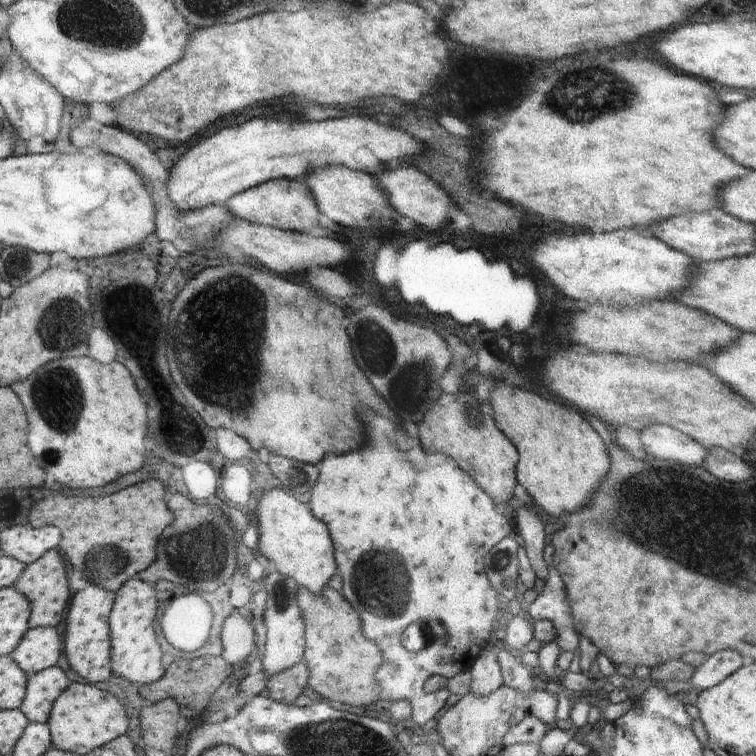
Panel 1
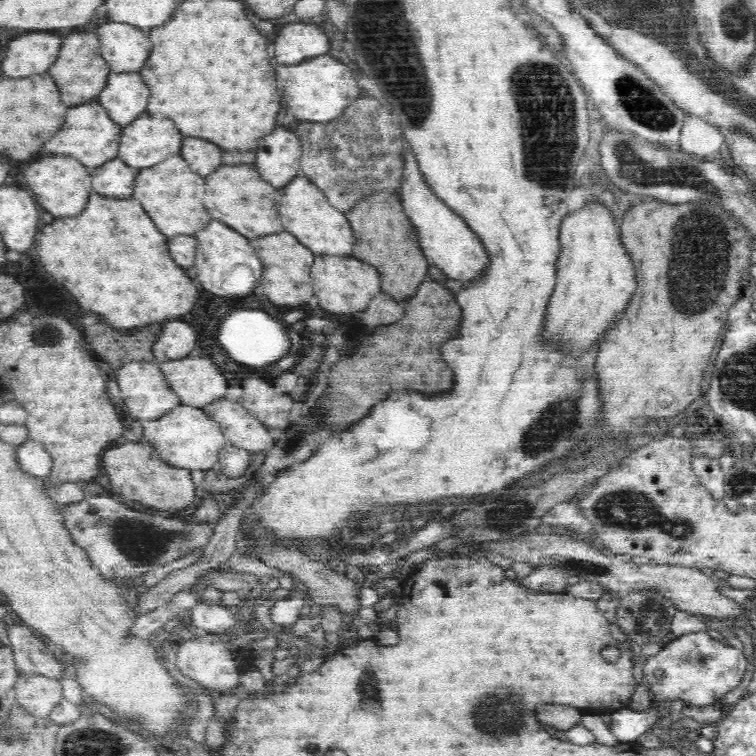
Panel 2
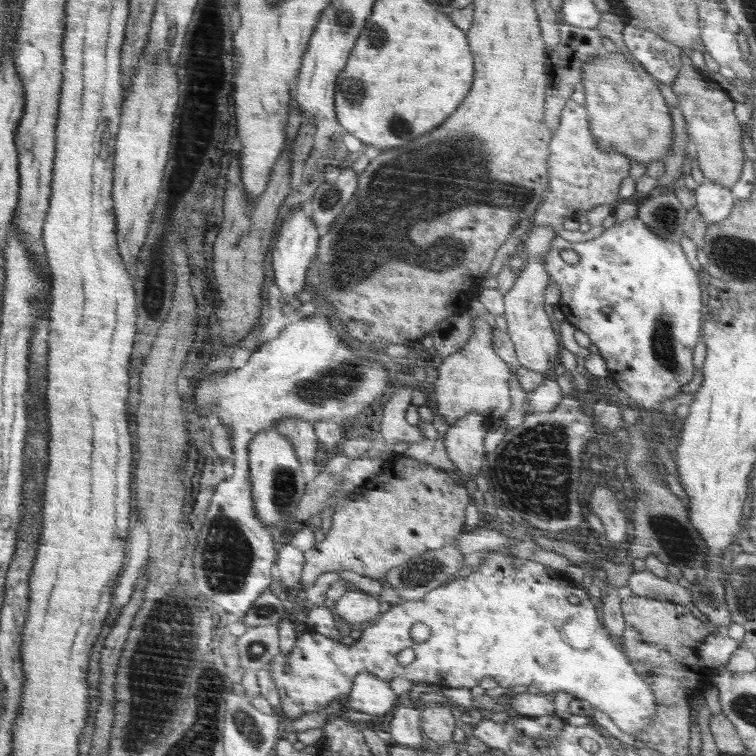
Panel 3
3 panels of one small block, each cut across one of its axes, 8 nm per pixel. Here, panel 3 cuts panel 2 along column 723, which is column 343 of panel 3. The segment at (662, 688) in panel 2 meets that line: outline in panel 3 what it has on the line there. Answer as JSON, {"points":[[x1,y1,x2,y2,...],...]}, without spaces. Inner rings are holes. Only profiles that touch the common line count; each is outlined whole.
{"points":[[504,547,504,549,494,549,484,557,482,563,479,564,470,575,458,578,453,577,451,580,446,581,441,587,428,592,420,601,408,601,392,605,388,611,380,614,372,623,364,625,362,627,360,639,356,639,356,643,352,645,346,645,340,641,332,640,332,638,328,638,328,636,324,636,324,634,320,634,311,629,300,634,300,636,296,637,296,643,294,643,294,646,288,653,278,653,277,656,274,656,269,661,269,674,271,680,275,682,276,689,279,690,282,712,284,712,284,716,292,720,298,719,302,714,308,712,318,712,318,710,326,708,333,700,350,695,354,688,355,680,361,673,371,673,376,679,382,680,388,684,391,680,394,680,394,678,402,677,414,683,428,682,432,685,438,685,441,688,447,687,462,690,464,688,475,688,479,686,479,682,484,677,492,677,498,683,498,687,500,686,507,689,511,687,533,685,544,694,557,693,559,691,570,693,574,698,587,701,596,710,608,714,608,718,611,718,622,732,627,735,637,736,637,734,650,723,650,720,652,720,655,715,655,697,646,681,638,676,634,666,632,666,631,662,628,662,628,658,614,646,612,638,604,632,604,628,602,628,602,624,600,624,600,620,598,620,598,616,596,616,596,608,594,608,594,604,592,604,588,598,590,598,590,596,588,596,584,590,576,588,576,586,570,582,570,578,568,578,564,571,555,570,554,568,550,568,550,566,532,562,532,560,520,559,513,556,506,547],[570,594,584,596,584,598,582,598,582,602,580,603,570,604,570,602,566,600],[416,622,423,622,430,627,431,634,425,642,416,643,410,636,411,627],[406,648,412,648,416,654,416,658,414,658,414,662,411,664,402,666,402,664,398,663,397,656,401,650,406,650]]}

